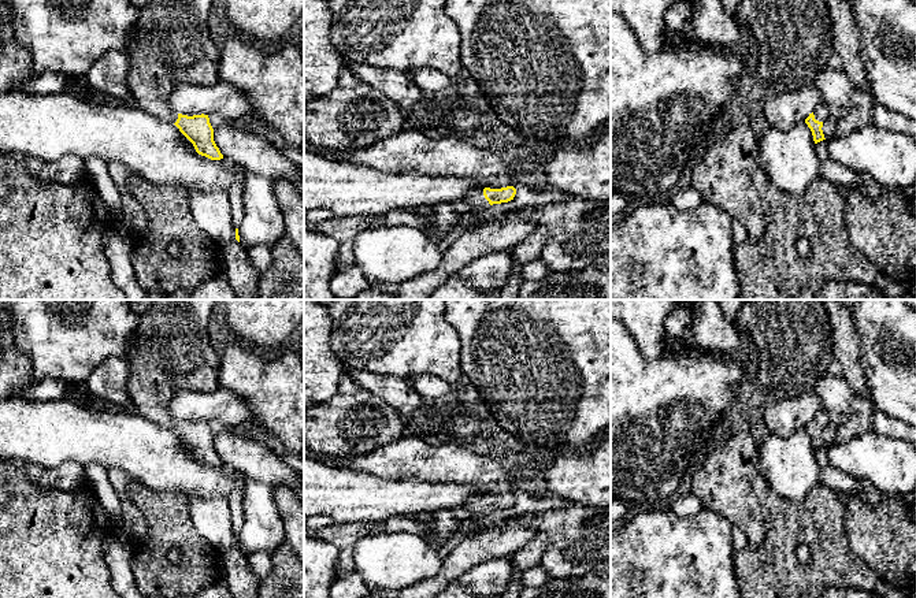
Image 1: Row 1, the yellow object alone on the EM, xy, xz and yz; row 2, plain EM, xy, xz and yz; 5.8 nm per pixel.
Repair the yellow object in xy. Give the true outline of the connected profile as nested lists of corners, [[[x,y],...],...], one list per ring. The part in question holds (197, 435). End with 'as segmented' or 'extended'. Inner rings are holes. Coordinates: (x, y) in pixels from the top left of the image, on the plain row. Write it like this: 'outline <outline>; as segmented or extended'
outline [[[156,300],[147,313],[138,316],[138,327],[123,360],[130,364],[127,393],[137,415],[174,430],[199,461],[220,467],[223,461],[214,447],[208,421],[175,420],[168,412],[170,401],[178,391],[211,393],[220,387],[220,357],[212,348],[207,330],[215,302],[216,300]]]; extended

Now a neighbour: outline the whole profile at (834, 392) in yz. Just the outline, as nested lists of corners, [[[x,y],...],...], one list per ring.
[[[822,376],[816,382],[815,391],[819,394],[823,412],[831,424],[842,427],[849,415],[853,391],[842,376]]]

